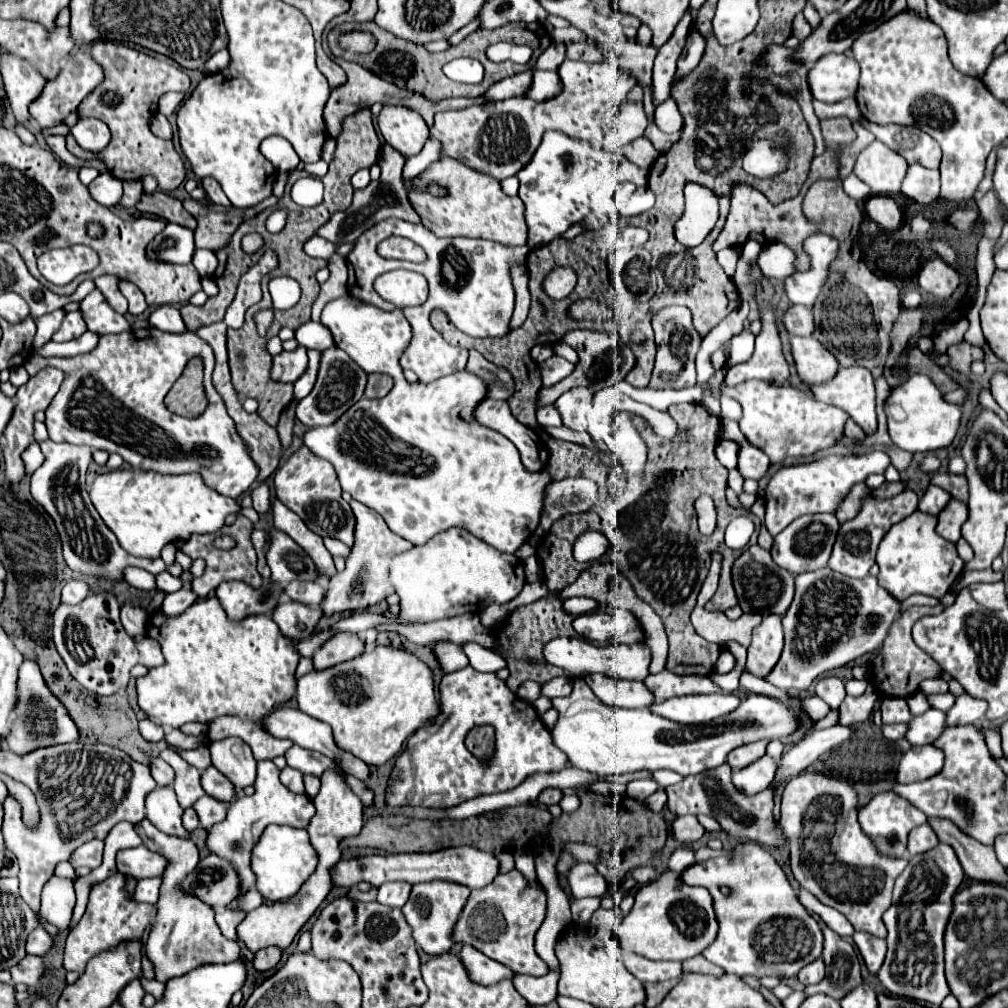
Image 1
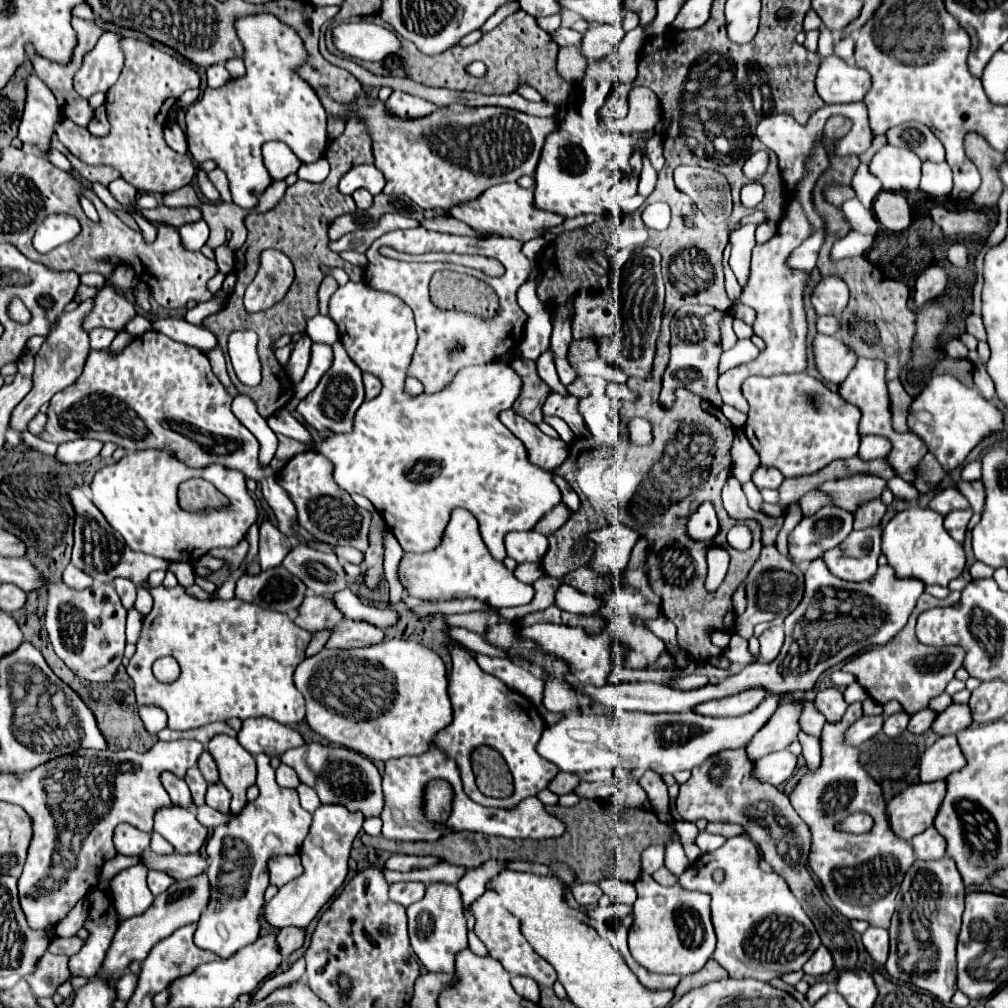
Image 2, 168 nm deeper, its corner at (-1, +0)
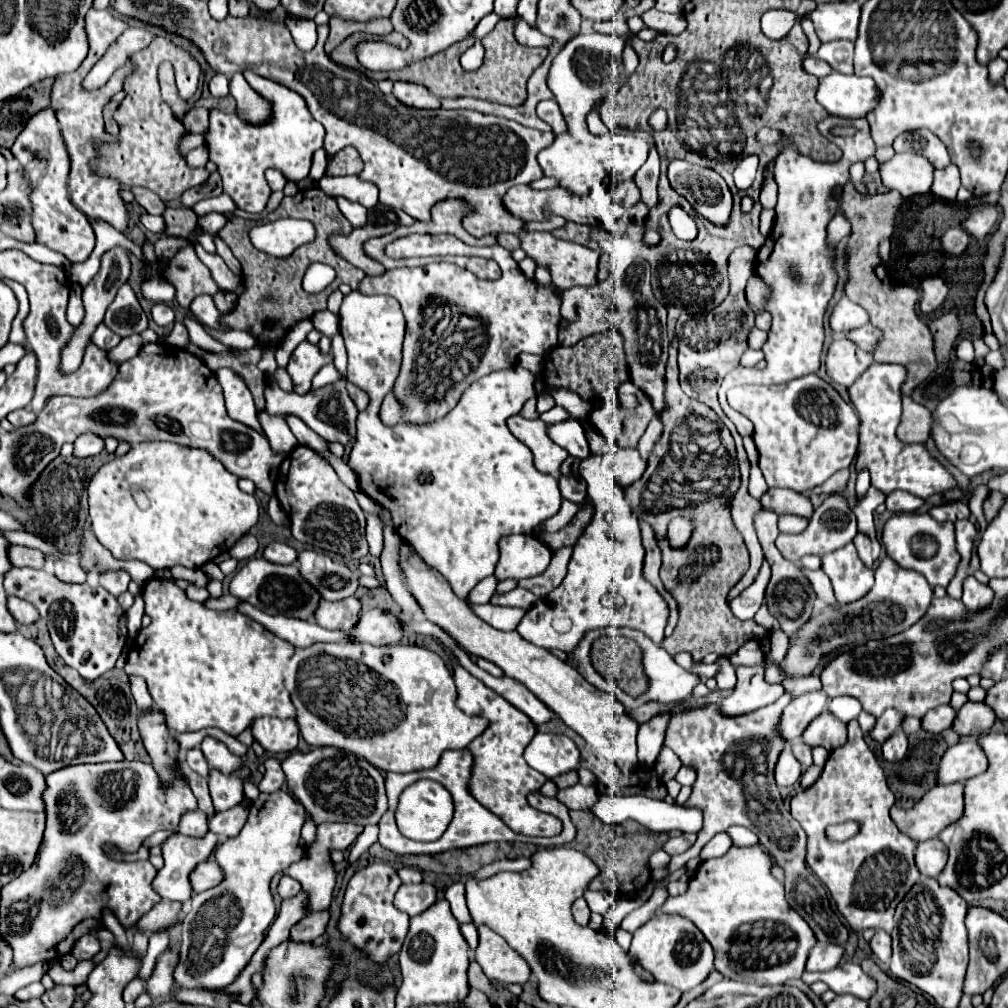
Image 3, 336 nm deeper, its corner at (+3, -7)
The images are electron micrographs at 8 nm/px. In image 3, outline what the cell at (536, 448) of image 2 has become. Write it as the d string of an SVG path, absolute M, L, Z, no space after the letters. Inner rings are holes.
M517 414L507 420L507 426L511 434L533 452L535 468L539 472L555 478L561 476L561 464L569 458L569 454L567 450L557 446L553 440L549 440L545 432L547 426L541 420L527 420Z

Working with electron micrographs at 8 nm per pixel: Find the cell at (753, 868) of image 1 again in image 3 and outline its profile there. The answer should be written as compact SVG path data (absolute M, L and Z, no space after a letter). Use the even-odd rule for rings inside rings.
M757 844L749 848L731 846L725 856L705 860L699 870L691 876L689 888L685 894L667 898L659 908L665 914L681 914L691 918L697 928L705 934L709 944L715 950L715 968L723 976L733 978L735 972L751 976L761 984L785 984L787 980L801 978L805 970L807 956L815 946L815 934L809 924L787 904L783 894L783 884L771 876L771 856Z

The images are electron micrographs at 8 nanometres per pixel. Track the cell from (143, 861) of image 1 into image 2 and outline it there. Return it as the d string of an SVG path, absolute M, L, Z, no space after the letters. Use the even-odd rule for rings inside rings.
M147 849L143 853L141 861L147 863L149 869L161 869L161 871L169 873L177 881L191 879L191 877L197 877L197 875L207 871L207 859L201 857L199 853L197 855L185 855L185 857L173 853L169 857L161 857L161 855L153 853L151 849Z

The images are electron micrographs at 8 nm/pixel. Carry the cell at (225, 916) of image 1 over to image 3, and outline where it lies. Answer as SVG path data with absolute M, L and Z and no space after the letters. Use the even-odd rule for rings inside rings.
M277 790L273 794L259 794L249 808L247 822L239 836L227 838L215 848L215 862L223 870L223 880L215 888L197 894L191 902L191 912L185 916L181 928L181 960L175 968L175 980L181 988L225 988L229 986L245 968L253 952L265 938L265 930L275 918L275 904L269 892L269 882L275 874L287 870L293 862L301 860L305 854L305 840L301 838L301 826L305 822L305 808L287 790Z

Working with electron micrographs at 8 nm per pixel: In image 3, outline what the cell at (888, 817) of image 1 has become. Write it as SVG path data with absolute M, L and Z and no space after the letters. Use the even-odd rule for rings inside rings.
M939 784L931 788L913 808L893 808L897 828L915 842L925 842L953 824L963 812L963 784Z

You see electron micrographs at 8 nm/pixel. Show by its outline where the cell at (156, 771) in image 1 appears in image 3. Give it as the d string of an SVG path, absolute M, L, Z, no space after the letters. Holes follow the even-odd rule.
M201 810L185 812L185 816L181 816L179 822L179 832L189 836L203 836L207 832L207 816Z

